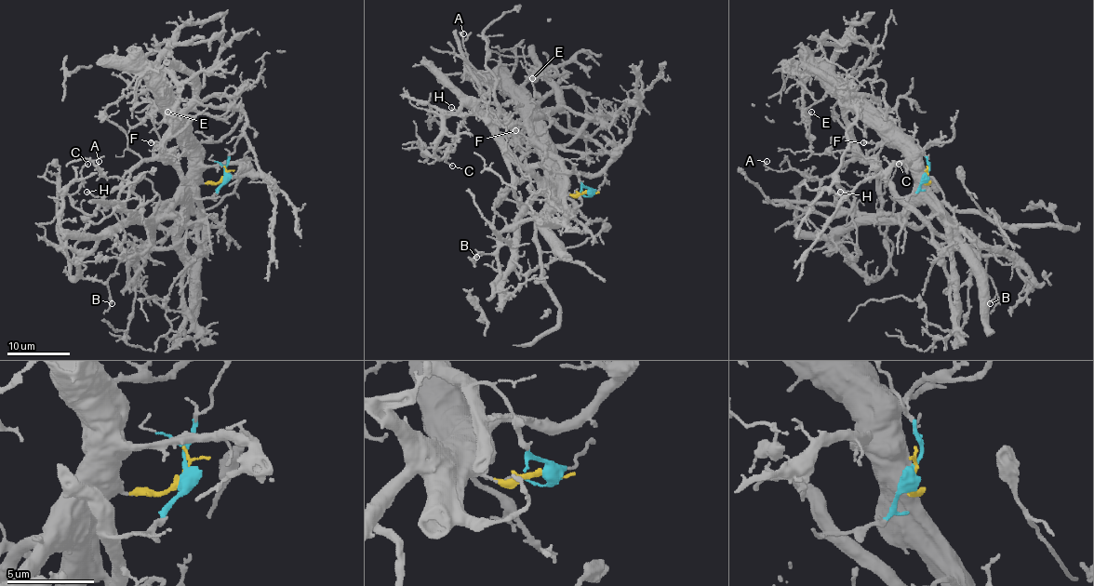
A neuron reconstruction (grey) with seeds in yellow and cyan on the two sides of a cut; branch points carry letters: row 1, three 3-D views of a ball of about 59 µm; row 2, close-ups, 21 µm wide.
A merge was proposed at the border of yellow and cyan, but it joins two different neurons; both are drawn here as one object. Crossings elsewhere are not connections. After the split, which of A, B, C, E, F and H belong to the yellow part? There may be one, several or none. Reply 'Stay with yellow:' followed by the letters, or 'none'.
Stay with yellow: E, F

